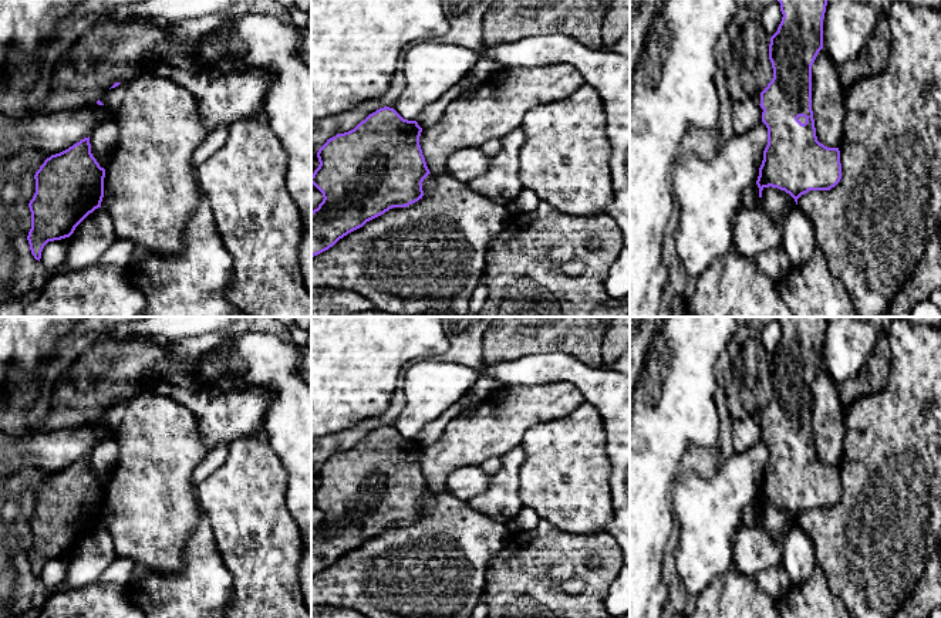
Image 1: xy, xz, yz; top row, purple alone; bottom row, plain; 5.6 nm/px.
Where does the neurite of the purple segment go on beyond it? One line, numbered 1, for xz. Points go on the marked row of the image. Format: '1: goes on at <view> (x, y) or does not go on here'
1: does not go on here

